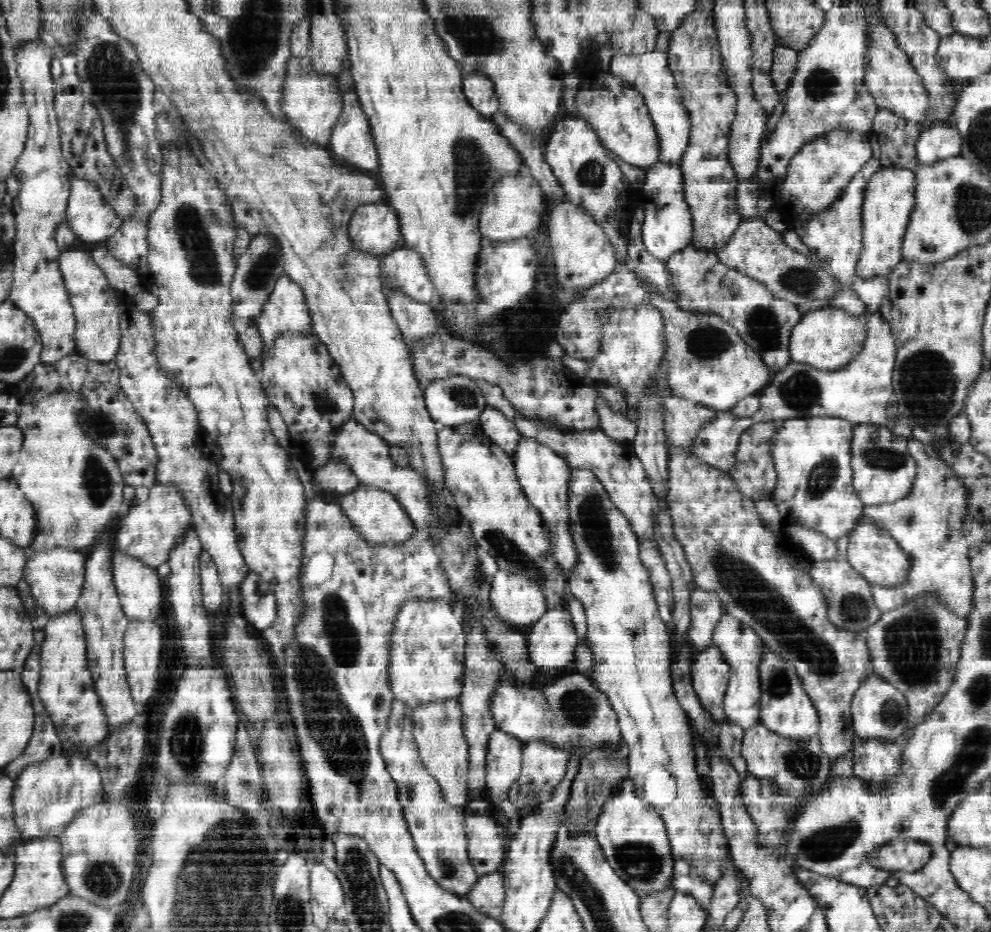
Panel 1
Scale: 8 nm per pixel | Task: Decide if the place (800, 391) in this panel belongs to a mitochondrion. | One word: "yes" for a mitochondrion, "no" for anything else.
yes

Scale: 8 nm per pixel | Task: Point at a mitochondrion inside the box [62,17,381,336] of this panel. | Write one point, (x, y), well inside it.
(109, 71)

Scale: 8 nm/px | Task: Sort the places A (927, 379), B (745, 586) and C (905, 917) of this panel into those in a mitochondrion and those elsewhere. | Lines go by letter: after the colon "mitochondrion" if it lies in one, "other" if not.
A: mitochondrion
B: mitochondrion
C: other

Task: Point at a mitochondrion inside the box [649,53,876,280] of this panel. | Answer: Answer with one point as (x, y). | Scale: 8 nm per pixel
(819, 82)

